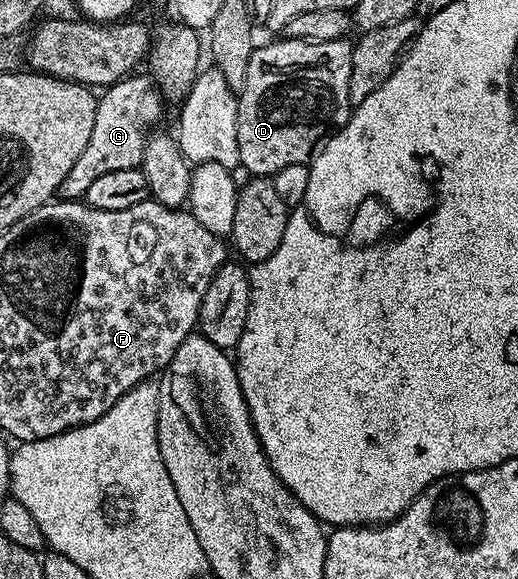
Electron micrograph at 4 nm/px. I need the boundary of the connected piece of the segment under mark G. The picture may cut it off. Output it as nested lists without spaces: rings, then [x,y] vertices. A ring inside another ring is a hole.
[[[138,76],[124,77],[101,90],[88,147],[84,147],[80,159],[76,159],[76,167],[72,167],[68,175],[64,175],[60,193],[65,200],[77,201],[85,198],[90,184],[100,179],[100,175],[108,175],[108,171],[128,171],[141,166],[147,136],[162,117],[164,98],[153,77]]]

